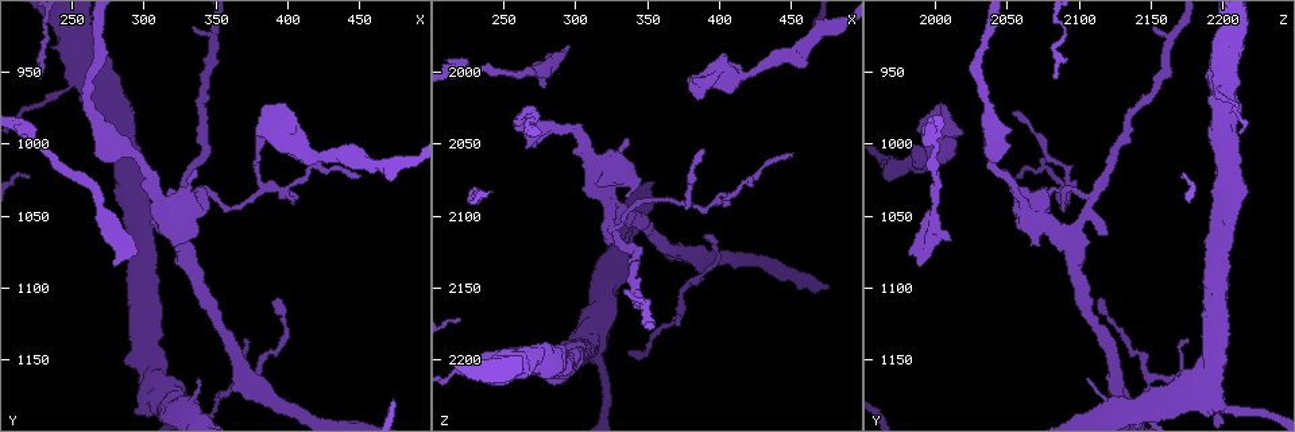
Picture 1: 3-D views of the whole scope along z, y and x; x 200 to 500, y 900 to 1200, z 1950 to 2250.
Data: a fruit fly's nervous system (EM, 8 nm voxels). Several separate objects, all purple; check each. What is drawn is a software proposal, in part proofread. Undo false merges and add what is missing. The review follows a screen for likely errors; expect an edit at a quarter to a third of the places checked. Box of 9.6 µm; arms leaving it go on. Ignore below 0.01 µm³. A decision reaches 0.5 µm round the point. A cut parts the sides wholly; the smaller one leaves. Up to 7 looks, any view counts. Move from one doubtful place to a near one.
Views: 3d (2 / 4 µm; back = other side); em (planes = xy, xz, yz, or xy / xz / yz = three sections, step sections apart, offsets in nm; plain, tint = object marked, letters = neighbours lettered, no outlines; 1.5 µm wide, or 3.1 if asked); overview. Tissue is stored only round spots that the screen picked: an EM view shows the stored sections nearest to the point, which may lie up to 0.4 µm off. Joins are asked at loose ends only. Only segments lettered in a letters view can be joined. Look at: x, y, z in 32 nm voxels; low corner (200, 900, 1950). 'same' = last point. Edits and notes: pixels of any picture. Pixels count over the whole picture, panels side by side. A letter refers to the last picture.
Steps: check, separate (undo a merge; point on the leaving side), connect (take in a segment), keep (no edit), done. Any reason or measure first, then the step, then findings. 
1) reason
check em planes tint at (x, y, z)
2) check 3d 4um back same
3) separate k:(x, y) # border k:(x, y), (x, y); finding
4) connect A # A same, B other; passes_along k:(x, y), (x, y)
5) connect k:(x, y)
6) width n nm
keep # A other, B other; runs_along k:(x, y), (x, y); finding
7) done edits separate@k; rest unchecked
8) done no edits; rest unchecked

check em planes letters at (334, 920, 2152)

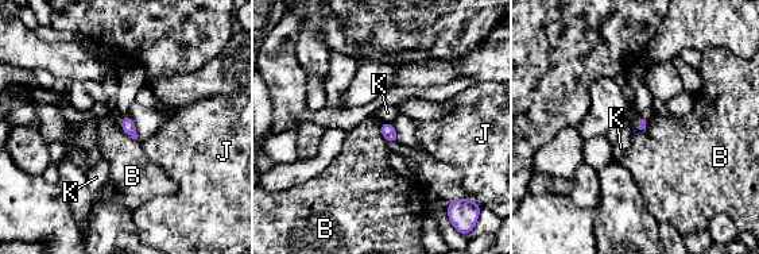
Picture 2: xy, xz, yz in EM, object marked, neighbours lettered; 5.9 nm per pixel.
keep # B other, J other, K other; border 2:(119, 124), (136, 139); no lettered segment goes on from it

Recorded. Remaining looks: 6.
abrupt turn
check em yz step 8 tint at (250, 956, 2198)

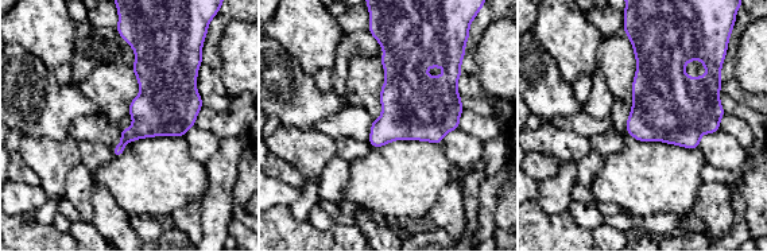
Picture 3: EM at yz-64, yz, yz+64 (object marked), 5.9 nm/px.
check em planes tint same

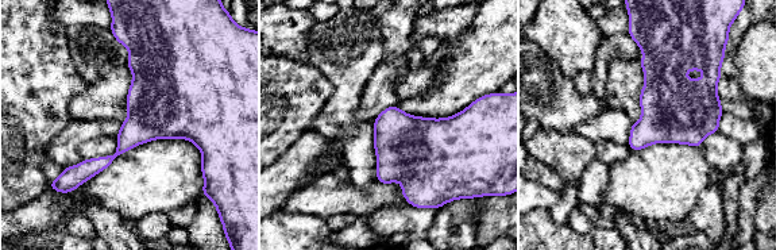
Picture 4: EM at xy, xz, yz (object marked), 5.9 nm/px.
check em planes letters same

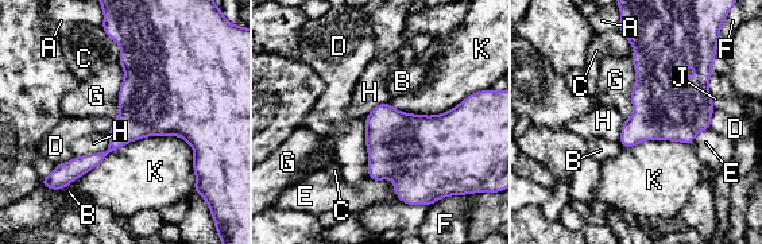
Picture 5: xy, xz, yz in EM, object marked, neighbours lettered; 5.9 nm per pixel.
keep # A other, B other, C other, D other, E other, F other, G other, H other, J other, K other; border 5:(364, 124), (368, 177); one cell here

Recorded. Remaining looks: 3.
branch point
check em planes tint at (220, 996, 1998)

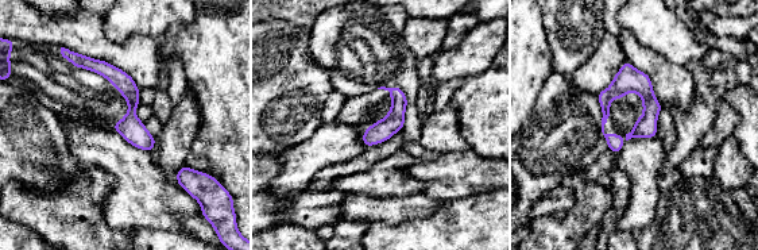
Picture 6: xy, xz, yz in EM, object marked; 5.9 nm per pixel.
what lies round it
check em planes letters same

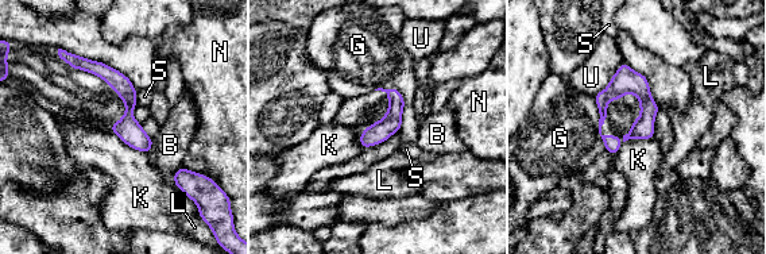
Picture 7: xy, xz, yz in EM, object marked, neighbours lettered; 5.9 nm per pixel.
width 130 nm
keep # B other, G other, K other, L other, N other, S other, U other; border 7:(653, 137), (629, 138), (614, 156); continuous, no second cell

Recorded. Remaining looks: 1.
done no edits; rest unchecked

